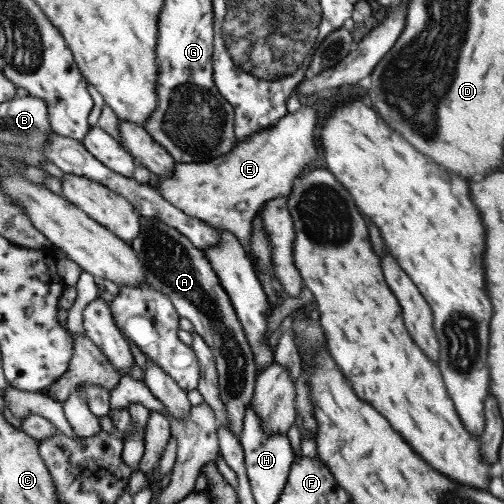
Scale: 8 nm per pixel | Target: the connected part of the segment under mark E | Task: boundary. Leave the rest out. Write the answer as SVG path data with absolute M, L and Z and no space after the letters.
M302 104L299 110L290 112L271 128L260 130L247 140L239 140L230 153L211 162L177 163L172 177L158 176L156 189L187 214L204 220L213 228L234 232L255 264L256 258L250 252L254 218L267 201L288 196L299 174L297 170L313 162L317 156L317 146L313 142L317 126L317 116L311 105Z

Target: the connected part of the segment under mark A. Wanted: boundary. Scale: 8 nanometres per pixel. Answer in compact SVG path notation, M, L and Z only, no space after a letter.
M143 218L143 230L133 247L145 266L148 284L167 295L179 315L192 323L195 331L215 355L221 384L220 394L223 402L226 402L230 431L239 439L257 385L257 366L250 340L238 318L230 294L222 285L218 271L214 269L205 250L195 246L187 235L170 223L163 222L162 218Z

